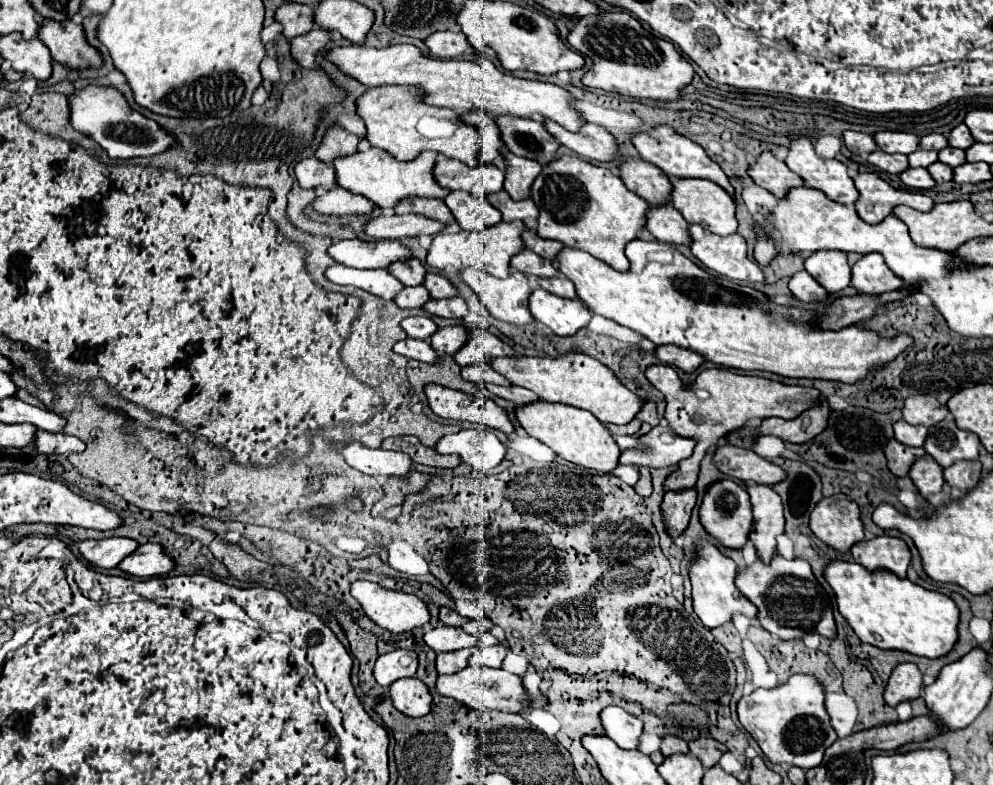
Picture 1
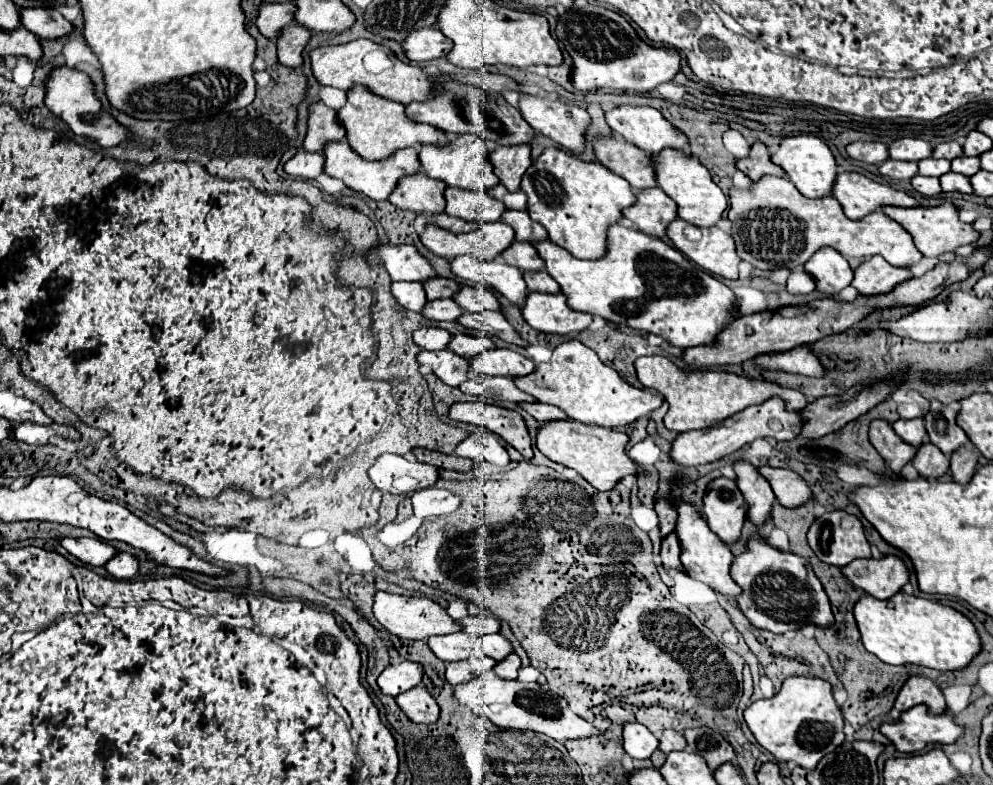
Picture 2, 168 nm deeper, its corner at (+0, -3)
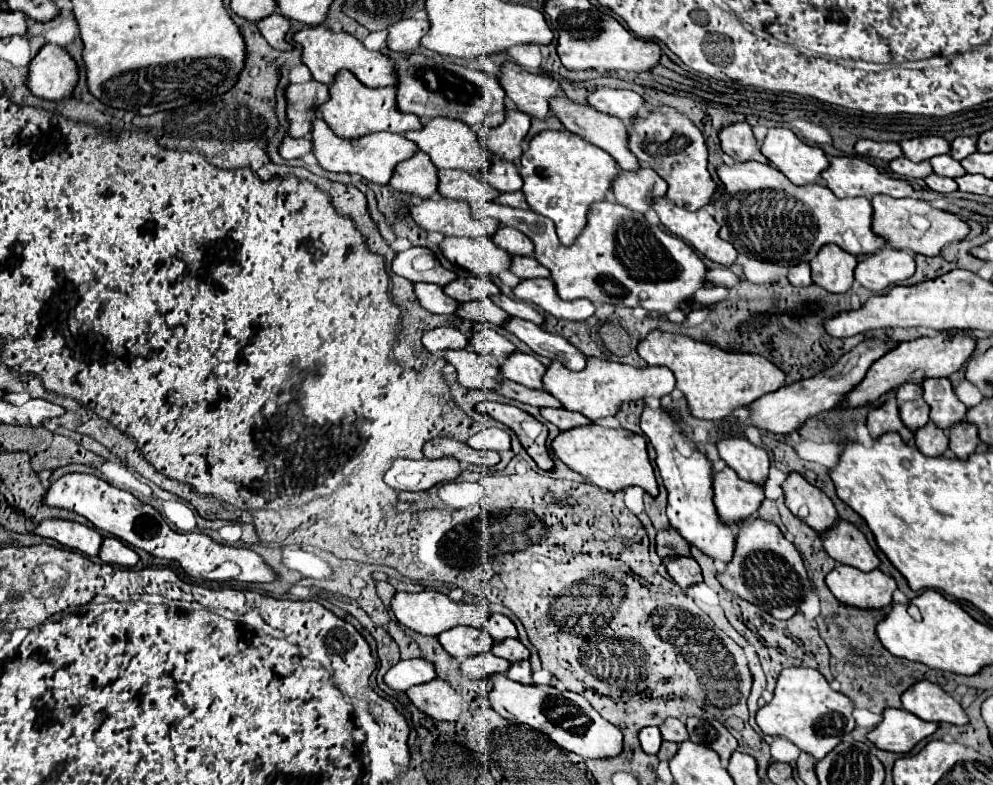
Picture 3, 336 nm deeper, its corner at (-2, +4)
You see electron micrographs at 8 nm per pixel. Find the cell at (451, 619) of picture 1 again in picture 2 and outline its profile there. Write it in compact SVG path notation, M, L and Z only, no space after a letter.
M479 614L479 616L467 616L459 624L463 624L463 630L471 636L485 636L495 634L501 630L501 622L491 614Z

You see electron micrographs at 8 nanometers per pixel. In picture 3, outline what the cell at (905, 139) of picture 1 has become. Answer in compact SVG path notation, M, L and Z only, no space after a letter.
M933 135L917 137L917 139L907 139L907 141L901 141L899 145L903 149L903 155L907 159L915 161L915 163L927 161L927 159L931 159L935 155L949 153L949 143L943 137L933 137Z

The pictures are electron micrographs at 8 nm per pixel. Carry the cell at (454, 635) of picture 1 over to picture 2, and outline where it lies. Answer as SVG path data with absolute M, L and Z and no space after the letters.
M455 632L455 634L445 634L445 636L431 636L427 640L427 644L435 652L435 656L439 656L443 662L465 660L475 650L475 640L465 632Z

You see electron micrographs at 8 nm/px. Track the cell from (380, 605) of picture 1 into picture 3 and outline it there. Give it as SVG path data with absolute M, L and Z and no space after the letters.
M421 591L421 593L395 593L391 599L389 609L393 611L395 619L421 635L439 635L447 629L453 629L457 625L469 625L469 627L483 627L489 619L489 609L485 603L455 603L447 595L439 591Z

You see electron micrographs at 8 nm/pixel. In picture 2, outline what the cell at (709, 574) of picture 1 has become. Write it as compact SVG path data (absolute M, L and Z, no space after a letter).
M673 492L669 494L671 502L677 504L677 538L681 544L681 562L687 570L687 574L695 580L701 580L705 584L709 584L713 590L721 592L725 598L737 598L741 594L741 588L731 580L729 576L729 566L733 562L733 554L729 550L729 546L725 542L719 540L719 536L715 536L711 532L711 528L707 526L703 514L689 502L681 500L679 496L673 496Z

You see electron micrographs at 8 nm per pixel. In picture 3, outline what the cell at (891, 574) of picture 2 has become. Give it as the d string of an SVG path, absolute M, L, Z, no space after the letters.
M843 563L825 577L825 583L841 603L853 607L887 607L897 589L895 579L881 573L881 569L861 573Z

